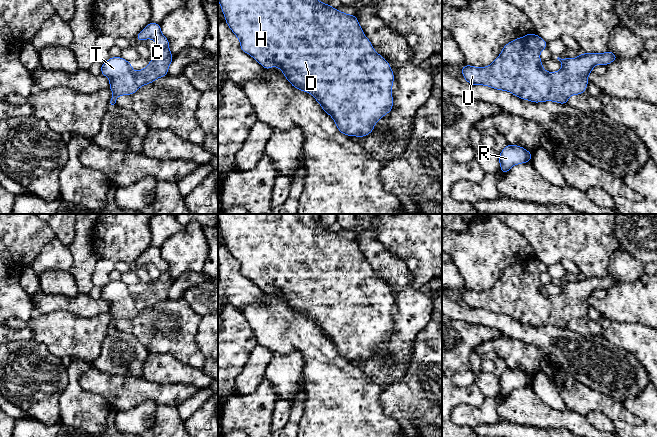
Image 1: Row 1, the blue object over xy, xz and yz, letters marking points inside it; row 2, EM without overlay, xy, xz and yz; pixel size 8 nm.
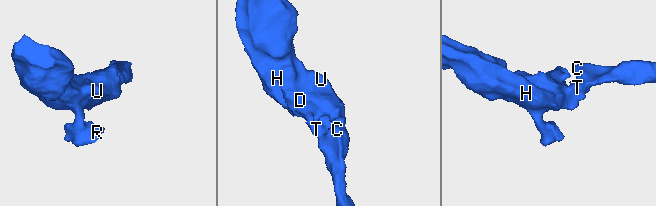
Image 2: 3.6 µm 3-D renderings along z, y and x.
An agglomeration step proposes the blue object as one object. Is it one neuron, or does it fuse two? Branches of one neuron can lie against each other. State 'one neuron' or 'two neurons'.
one neuron

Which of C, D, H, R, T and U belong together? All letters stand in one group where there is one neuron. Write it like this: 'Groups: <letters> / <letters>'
Groups: C D H R T U

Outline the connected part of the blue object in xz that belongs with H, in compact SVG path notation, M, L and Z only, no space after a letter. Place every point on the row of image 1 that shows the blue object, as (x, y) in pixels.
M219 0L225 22L240 41L241 50L252 56L264 69L278 67L294 88L310 93L320 104L325 113L334 120L341 134L365 137L374 130L374 125L393 108L392 85L393 70L390 64L378 54L370 40L364 35L356 15L349 15L334 9L330 4L319 0Z

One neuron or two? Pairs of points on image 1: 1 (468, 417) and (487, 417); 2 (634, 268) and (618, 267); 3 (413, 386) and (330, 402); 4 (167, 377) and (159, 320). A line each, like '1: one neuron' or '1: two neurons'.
1: one neuron
2: one neuron
3: two neurons
4: two neurons

